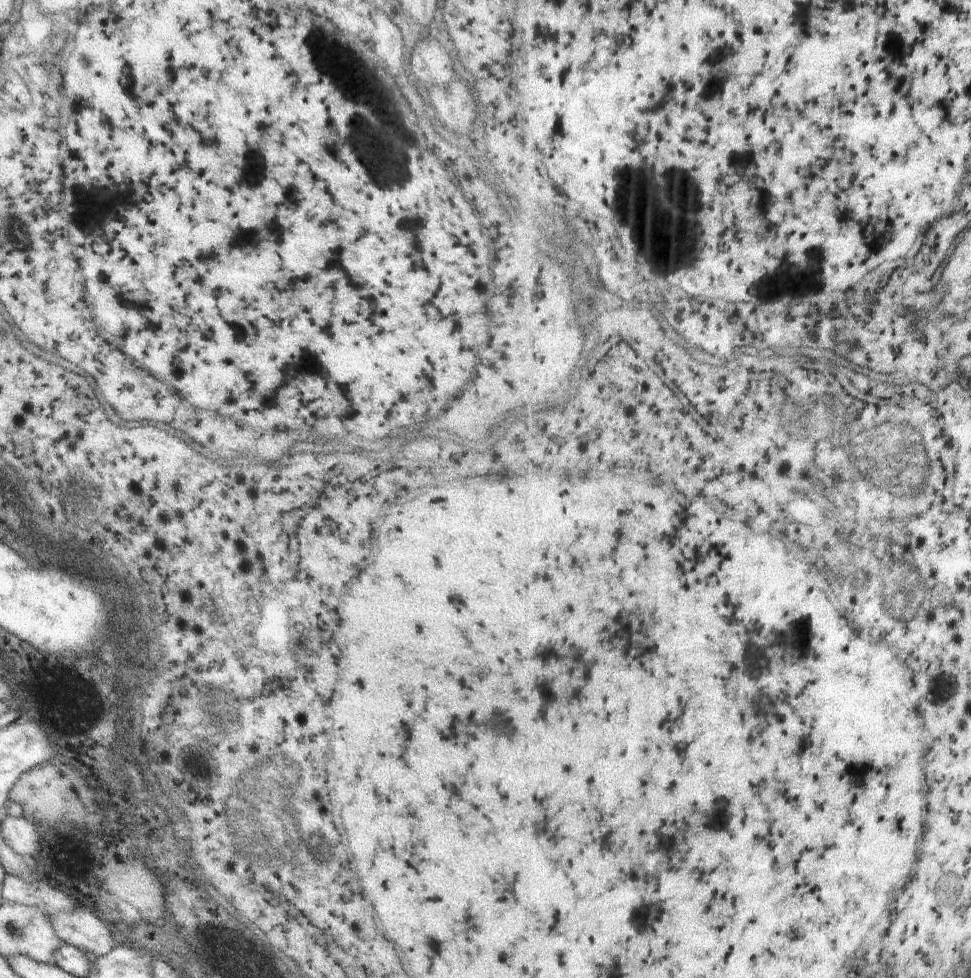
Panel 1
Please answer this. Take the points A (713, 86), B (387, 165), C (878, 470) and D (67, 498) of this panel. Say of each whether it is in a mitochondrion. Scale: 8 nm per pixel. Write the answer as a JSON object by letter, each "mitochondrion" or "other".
{"A":"other","B":"mitochondrion","C":"mitochondrion","D":"mitochondrion"}

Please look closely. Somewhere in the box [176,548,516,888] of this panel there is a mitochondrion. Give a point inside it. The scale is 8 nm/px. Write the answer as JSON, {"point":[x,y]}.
{"point":[320,852]}

